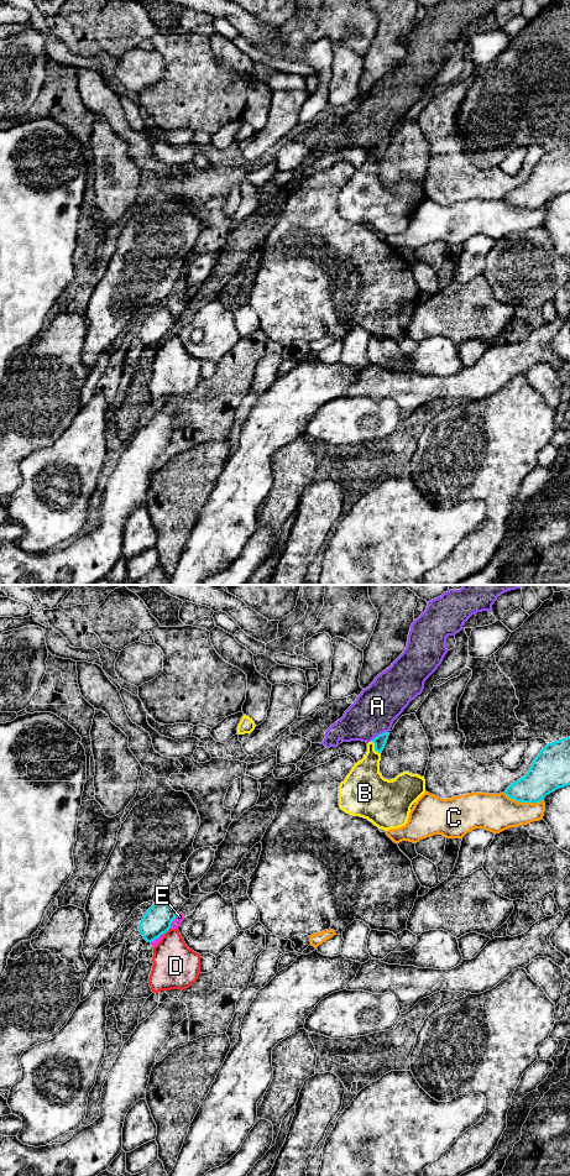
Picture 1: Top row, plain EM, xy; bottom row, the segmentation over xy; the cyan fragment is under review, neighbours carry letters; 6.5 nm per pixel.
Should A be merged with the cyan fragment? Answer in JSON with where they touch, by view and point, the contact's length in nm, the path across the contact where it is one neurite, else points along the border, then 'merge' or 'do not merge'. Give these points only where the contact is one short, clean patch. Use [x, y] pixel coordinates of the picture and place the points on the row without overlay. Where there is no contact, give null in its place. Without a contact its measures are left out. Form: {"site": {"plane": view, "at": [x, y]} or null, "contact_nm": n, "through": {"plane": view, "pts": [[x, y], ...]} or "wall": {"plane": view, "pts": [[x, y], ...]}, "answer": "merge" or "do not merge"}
{"site": {"plane": "xy", "at": [381, 140]}, "contact_nm": 130, "wall": {"plane": "xy", "pts": [[388, 137], [383, 137], [371, 146]]}, "answer": "do not merge"}

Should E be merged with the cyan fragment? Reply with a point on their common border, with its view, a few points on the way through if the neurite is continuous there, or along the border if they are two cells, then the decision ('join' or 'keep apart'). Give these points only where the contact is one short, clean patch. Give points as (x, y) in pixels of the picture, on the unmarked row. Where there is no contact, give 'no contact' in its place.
contact xy (173, 325); keep apart

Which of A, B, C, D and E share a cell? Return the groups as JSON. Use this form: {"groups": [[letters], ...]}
{"groups": [["A", "E"], ["B"], ["C"], ["D"]]}

